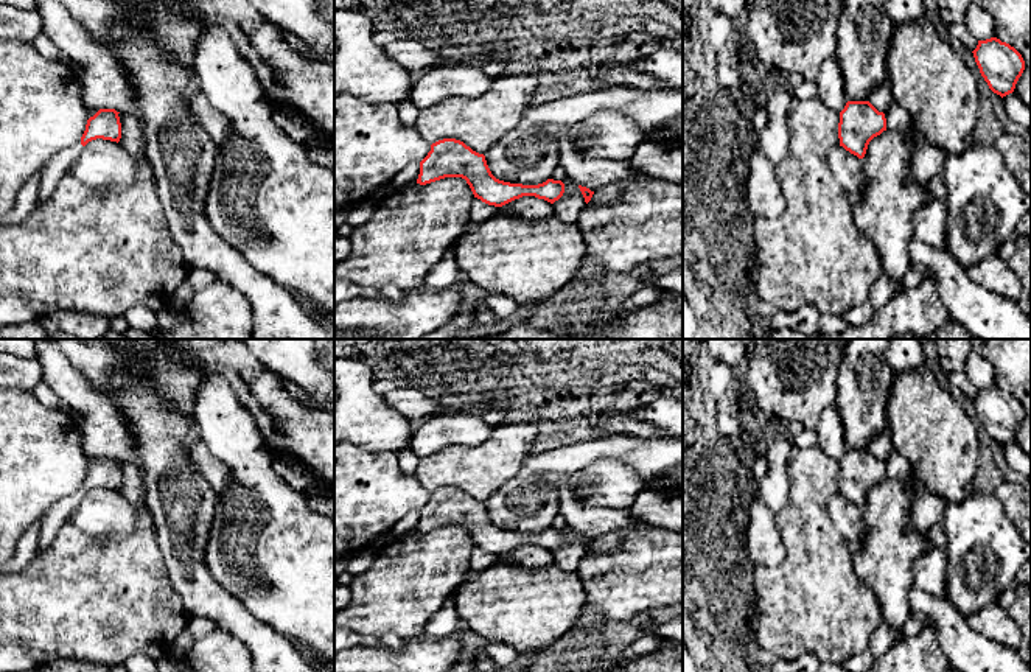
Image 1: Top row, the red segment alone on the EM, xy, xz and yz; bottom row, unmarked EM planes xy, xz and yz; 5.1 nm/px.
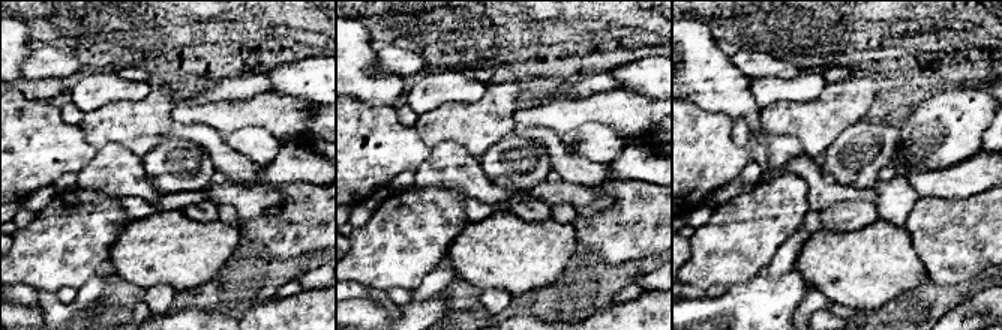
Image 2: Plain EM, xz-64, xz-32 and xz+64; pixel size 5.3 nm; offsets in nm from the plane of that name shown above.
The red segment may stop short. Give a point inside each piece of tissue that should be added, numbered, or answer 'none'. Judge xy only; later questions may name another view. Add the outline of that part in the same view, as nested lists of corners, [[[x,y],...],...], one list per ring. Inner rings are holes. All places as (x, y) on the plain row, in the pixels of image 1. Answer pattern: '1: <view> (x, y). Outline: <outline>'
1: xy (55, 517). Outline: [[[81,488],[73,495],[68,495],[58,502],[54,502],[47,512],[42,515],[42,526],[37,540],[36,555],[47,551],[54,540],[58,530],[67,523],[72,512],[79,506],[82,499]],[[34,555],[34,557],[36,557]]]

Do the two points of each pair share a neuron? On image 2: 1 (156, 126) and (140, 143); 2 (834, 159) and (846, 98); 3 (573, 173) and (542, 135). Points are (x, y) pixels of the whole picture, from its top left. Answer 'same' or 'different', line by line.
1: same
2: different
3: same

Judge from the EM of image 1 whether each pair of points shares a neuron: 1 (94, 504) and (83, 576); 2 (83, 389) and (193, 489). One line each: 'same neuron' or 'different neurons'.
1: different neurons
2: different neurons

